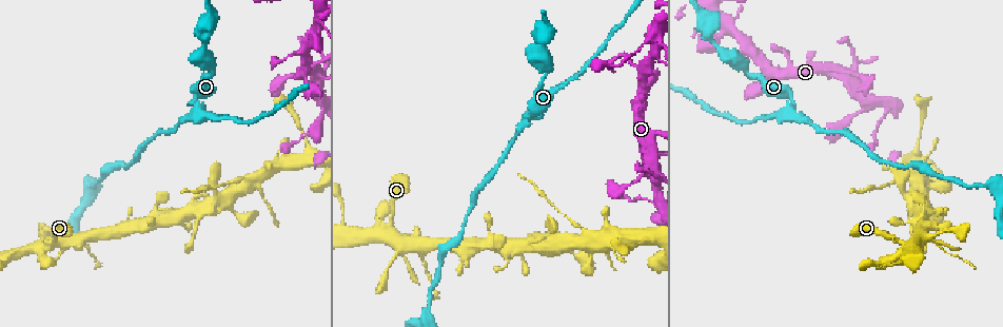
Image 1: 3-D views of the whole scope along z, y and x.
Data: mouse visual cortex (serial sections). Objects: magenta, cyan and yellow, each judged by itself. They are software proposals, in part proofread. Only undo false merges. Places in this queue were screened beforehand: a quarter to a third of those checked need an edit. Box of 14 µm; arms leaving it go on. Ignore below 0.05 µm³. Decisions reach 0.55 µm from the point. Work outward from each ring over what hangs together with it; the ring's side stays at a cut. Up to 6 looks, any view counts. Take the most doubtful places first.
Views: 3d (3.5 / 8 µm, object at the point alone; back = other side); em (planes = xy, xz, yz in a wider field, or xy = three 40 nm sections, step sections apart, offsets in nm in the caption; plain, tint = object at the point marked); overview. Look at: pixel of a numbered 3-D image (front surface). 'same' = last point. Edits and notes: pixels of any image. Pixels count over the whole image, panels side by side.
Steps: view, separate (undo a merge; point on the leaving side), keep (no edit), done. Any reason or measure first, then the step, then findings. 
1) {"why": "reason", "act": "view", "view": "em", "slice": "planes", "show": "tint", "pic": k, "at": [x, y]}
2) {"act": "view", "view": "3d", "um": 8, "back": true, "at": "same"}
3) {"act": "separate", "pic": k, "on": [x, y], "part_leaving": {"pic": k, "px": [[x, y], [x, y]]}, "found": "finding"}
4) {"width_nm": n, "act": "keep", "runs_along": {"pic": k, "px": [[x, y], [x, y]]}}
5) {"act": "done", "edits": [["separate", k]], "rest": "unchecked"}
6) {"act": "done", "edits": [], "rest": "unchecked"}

{"why": "calibre changes", "act": "view", "view": "3d", "um": 3.5, "pic": 1, "at": [419, 251]}

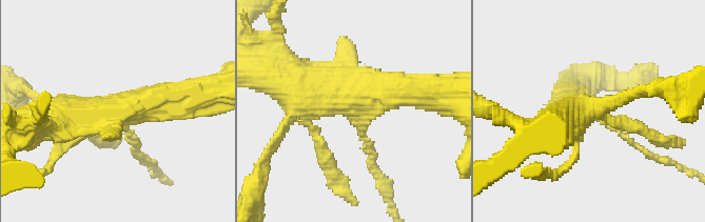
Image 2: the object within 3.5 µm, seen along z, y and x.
{"act": "view", "view": "em", "slice": "planes", "show": "tint", "pic": 2, "at": [357, 111]}

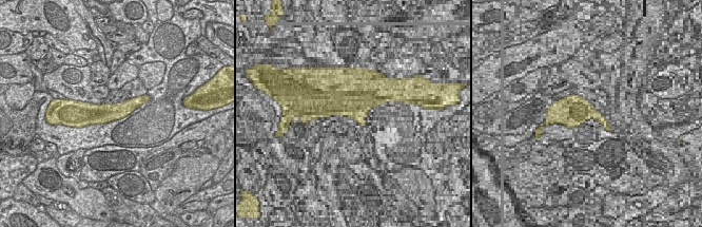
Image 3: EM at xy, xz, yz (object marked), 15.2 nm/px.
{"why": "another direction", "act": "view", "view": "em", "slice": "xy", "step": 1, "show": "tint", "at": "same"}

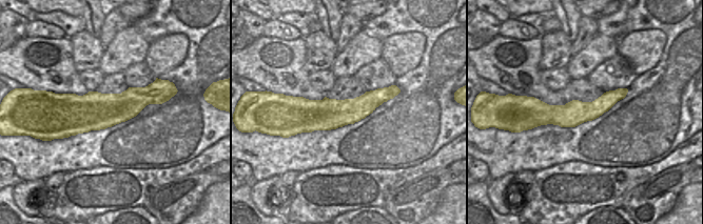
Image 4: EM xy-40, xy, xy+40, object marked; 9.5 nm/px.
{"act": "keep", "runs_along": {"pic": 2, "px": [[304, 92], [358, 94], [371, 161]]}, "found": "continuous, no second cell"}

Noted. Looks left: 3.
{"why": "calibre changes", "act": "view", "view": "3d", "um": 8, "pic": 1, "at": [240, 179]}

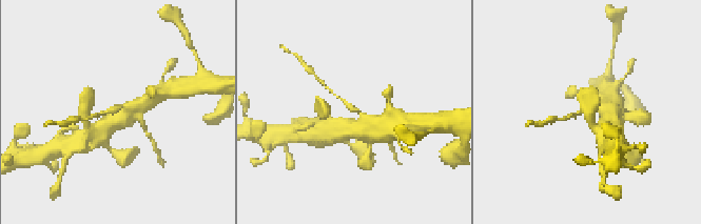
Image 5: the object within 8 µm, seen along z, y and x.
{"act": "view", "view": "3d", "um": 3.5, "pic": 5, "at": [355, 109]}

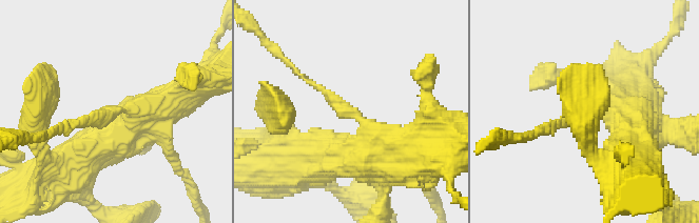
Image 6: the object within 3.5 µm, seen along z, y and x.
{"why": "shape alone is not enough", "act": "view", "view": "em", "slice": "xy", "step": 3, "show": "tint", "pic": 6, "at": [108, 115]}

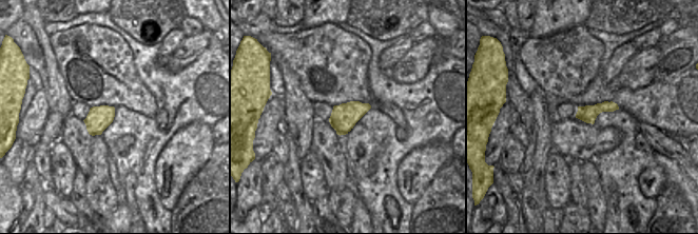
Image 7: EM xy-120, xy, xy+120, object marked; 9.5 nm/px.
{"arm_widths_nm": [100, 600], "act": "separate", "pic": 6, "on": [329, 97], "part_leaving": {"pic": 6, "px": [[358, 117], [343, 109], [278, 53]]}, "found": "two cells meet here"}

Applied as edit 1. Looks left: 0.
{"act": "done", "edits": [["separate", 6]], "rest": "unchecked"}

